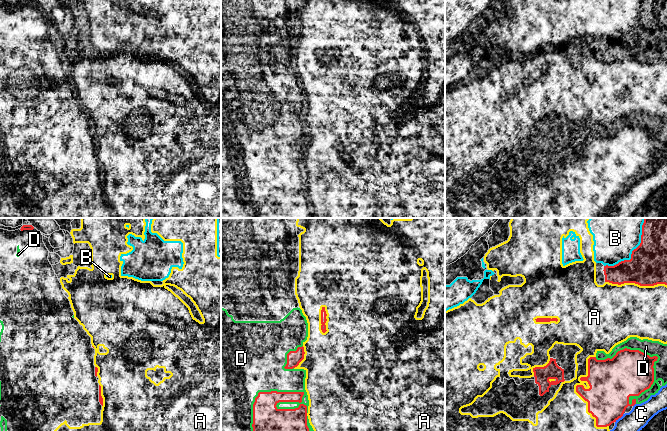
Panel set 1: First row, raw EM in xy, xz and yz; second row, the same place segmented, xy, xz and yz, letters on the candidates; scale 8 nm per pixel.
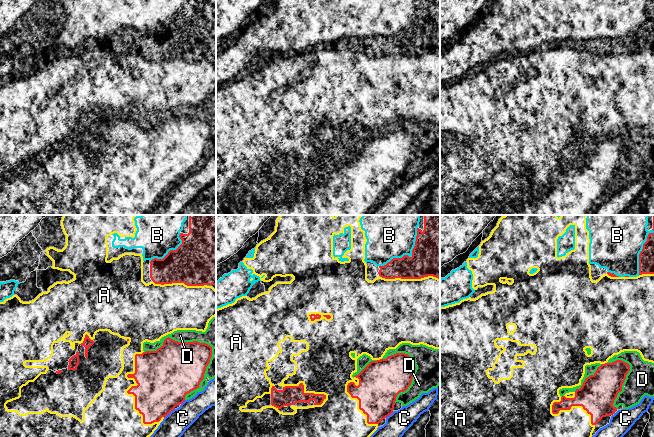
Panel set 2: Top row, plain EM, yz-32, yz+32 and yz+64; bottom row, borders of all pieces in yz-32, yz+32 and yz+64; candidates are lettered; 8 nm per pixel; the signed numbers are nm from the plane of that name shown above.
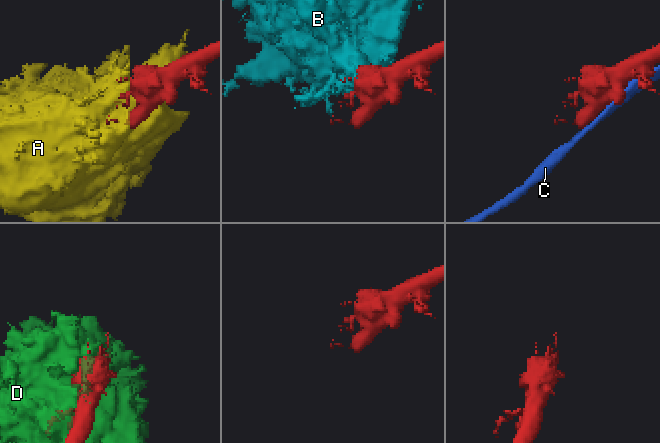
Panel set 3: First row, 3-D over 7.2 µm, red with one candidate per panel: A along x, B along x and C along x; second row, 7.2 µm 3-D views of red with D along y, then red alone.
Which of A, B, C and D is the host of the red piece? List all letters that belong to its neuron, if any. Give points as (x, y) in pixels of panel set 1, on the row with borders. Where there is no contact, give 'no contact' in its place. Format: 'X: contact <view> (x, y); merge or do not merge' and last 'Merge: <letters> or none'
A: contact yz (576, 386); do not merge
B: contact yz (632, 251); do not merge
C: contact yz (619, 417); do not merge
D: contact xz (262, 392); do not merge
Merge: none

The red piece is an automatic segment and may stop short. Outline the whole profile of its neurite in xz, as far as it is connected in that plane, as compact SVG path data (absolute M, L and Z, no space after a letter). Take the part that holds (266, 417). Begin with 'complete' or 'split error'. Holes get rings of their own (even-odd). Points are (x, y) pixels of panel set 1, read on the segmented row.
complete; M259 392L253 404L253 431L309 431L307 406L302 404L304 392ZM279 402L299 402L295 409L278 409Z

